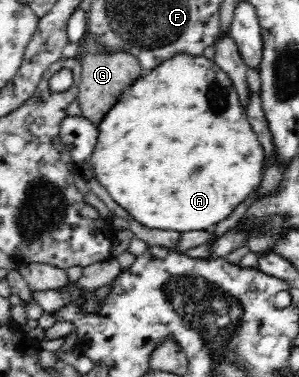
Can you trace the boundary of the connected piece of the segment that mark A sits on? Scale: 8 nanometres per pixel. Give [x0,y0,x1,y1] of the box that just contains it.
[88,53,263,231]

